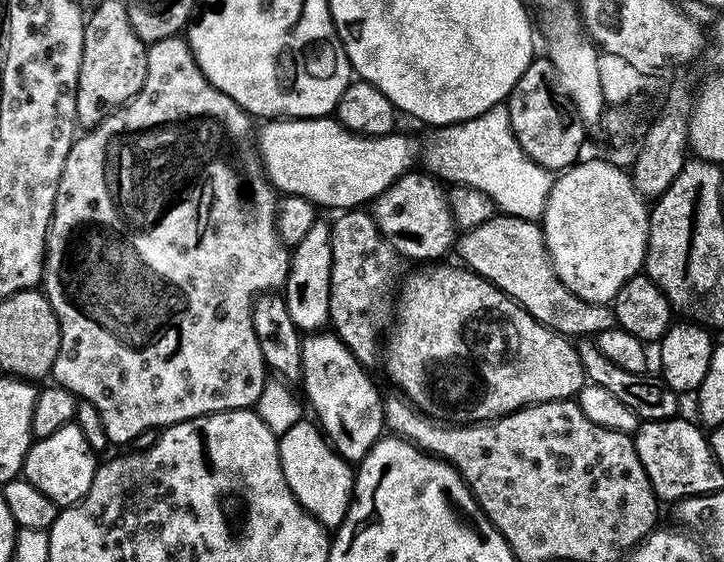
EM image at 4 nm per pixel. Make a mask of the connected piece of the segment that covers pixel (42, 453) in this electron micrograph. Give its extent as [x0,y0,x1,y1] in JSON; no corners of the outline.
[22,422,97,508]

